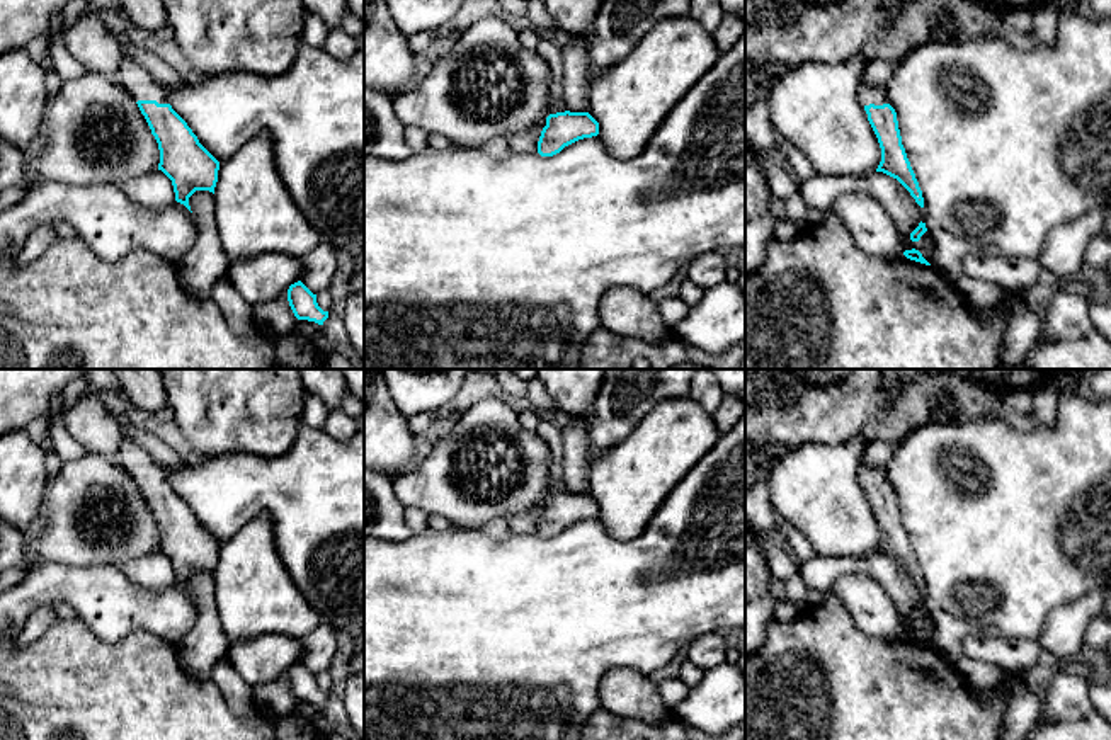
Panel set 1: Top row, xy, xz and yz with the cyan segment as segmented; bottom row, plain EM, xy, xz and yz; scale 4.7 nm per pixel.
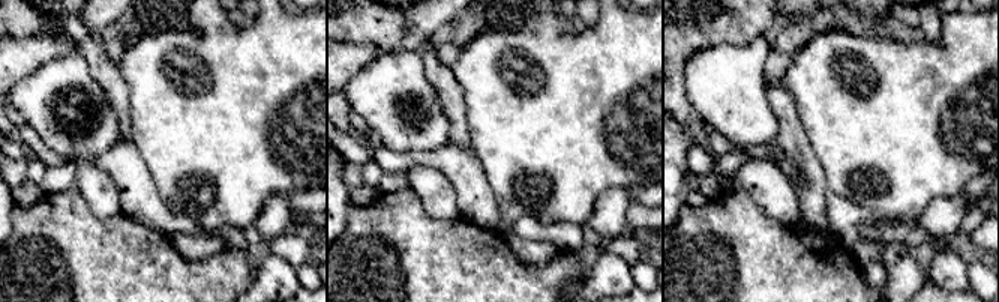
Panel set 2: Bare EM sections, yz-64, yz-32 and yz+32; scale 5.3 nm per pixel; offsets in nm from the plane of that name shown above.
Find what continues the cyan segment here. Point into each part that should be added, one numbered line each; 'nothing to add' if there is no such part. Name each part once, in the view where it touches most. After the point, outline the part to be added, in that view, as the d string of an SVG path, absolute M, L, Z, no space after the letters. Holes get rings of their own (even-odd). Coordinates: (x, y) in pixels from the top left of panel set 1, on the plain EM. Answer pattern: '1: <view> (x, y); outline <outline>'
1: xy (131, 456); outline M133 439L122 441L114 461L119 463L136 483L157 481L158 485L168 485L167 470L153 461L146 449L143 449Z

